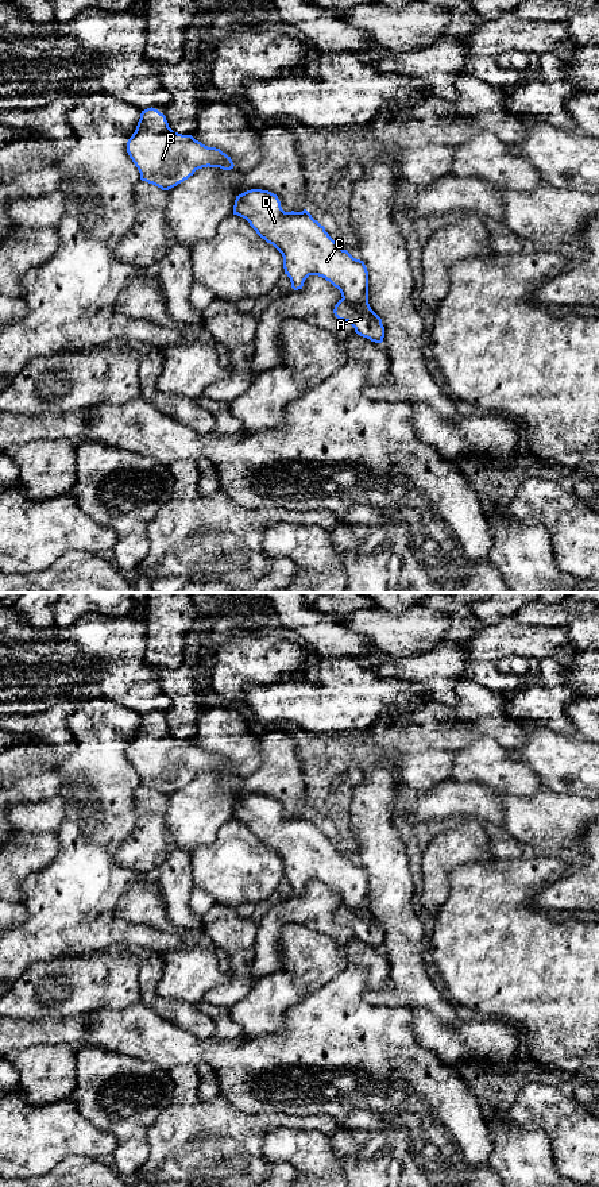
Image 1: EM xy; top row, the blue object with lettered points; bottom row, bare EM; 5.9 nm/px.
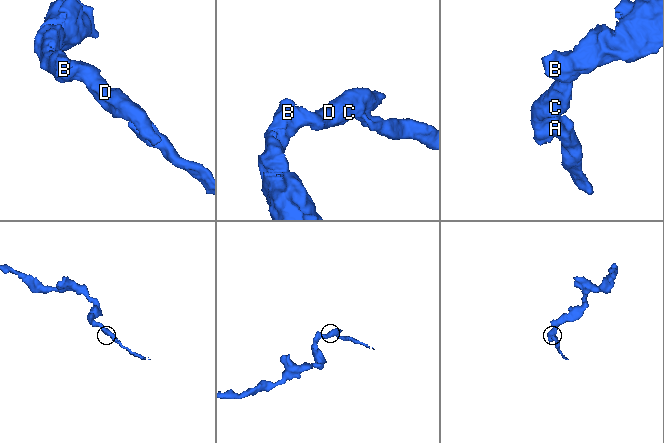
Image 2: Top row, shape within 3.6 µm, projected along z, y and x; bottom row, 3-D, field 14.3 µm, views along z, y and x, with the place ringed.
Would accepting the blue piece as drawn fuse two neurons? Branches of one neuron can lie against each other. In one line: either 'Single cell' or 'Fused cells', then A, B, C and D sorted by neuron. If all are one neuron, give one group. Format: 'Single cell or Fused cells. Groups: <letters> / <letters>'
Fused cells. Groups: A / B C D

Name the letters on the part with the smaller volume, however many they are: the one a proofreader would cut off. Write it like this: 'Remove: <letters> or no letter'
Remove: A

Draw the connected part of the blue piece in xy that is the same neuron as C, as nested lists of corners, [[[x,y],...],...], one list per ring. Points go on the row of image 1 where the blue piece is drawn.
[[[251,189],[236,196],[233,215],[246,219],[256,234],[283,257],[285,274],[294,290],[309,275],[329,281],[351,305],[368,298],[368,271],[363,261],[343,250],[312,215],[285,212],[277,194]]]

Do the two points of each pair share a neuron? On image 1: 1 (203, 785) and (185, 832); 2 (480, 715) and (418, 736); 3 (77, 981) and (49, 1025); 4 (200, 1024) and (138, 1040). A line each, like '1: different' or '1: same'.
1: same
2: same
3: different
4: different

